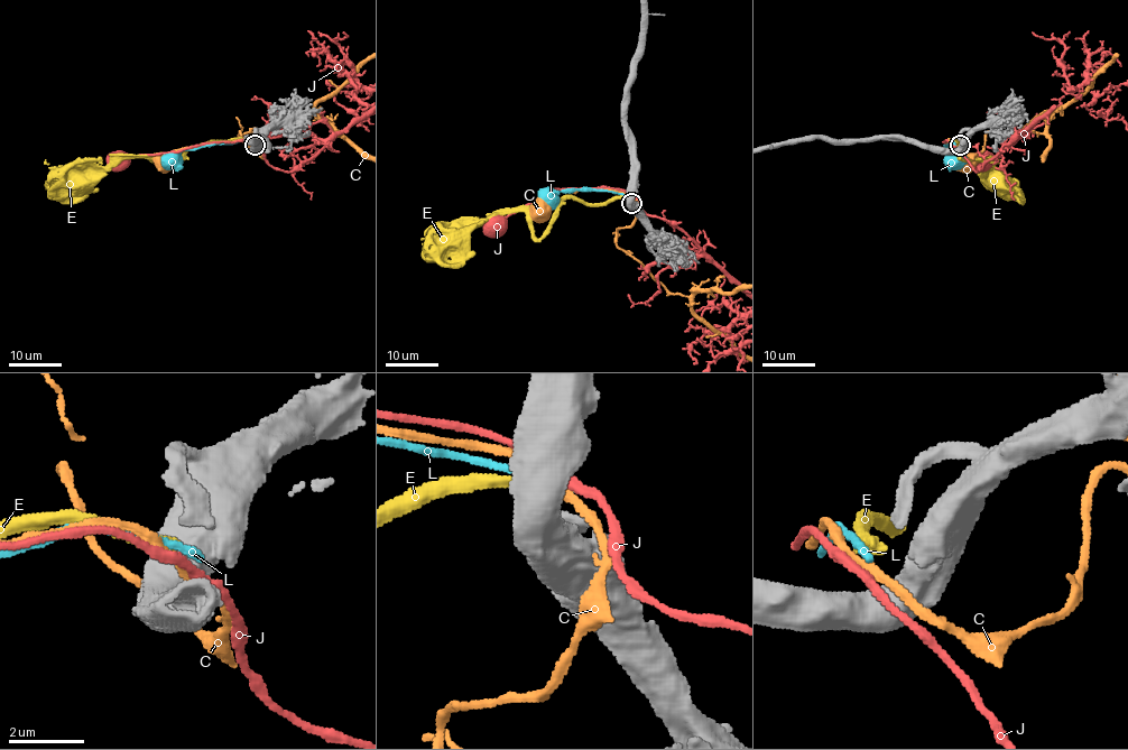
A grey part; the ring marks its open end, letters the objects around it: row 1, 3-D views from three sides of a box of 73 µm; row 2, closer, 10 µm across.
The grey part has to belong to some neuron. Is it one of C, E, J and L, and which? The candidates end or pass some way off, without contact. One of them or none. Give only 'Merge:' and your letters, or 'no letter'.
Merge: E

